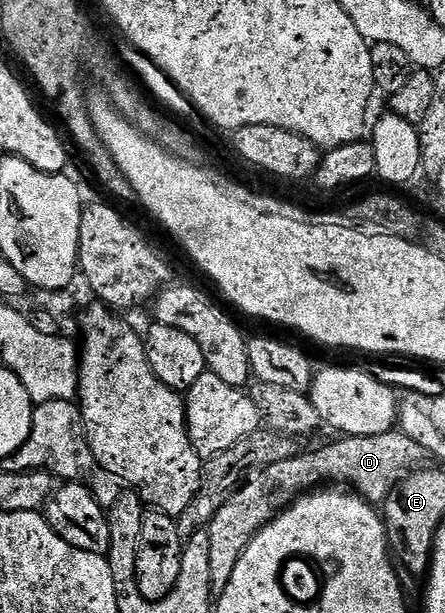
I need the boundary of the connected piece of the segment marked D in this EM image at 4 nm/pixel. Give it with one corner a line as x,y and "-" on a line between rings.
395,428
384,432
380,436
338,436
335,442
330,442
327,446
322,446
319,450
314,450
311,454
301,452
292,456
291,459
277,461
267,467
259,466
246,474
244,481
227,501
220,512
216,513
207,526
208,548
210,549
210,570
212,571
211,595
217,596
228,588
228,580
232,580
232,572
244,556
248,544
253,538
269,524
272,519
277,518
279,514
288,506
294,505
303,494
321,487
323,484
341,484
349,488
353,493
359,494
366,502
371,504
381,504
386,501
394,485
399,478
406,477
415,468
423,465
422,461
427,461
428,455
416,440
408,440
402,431

